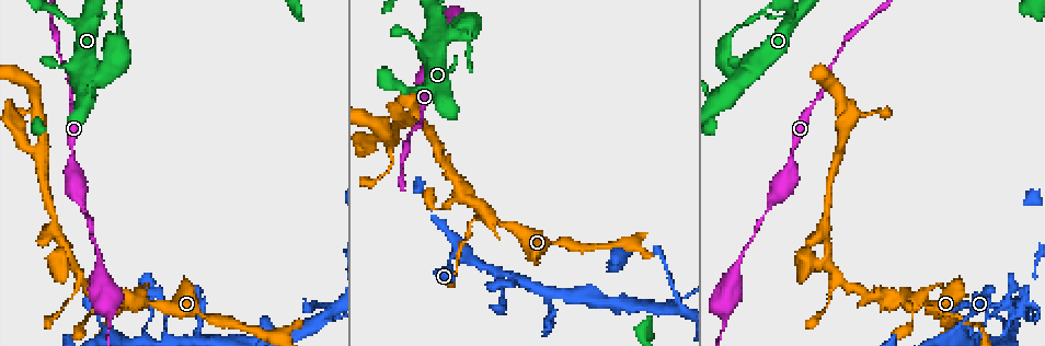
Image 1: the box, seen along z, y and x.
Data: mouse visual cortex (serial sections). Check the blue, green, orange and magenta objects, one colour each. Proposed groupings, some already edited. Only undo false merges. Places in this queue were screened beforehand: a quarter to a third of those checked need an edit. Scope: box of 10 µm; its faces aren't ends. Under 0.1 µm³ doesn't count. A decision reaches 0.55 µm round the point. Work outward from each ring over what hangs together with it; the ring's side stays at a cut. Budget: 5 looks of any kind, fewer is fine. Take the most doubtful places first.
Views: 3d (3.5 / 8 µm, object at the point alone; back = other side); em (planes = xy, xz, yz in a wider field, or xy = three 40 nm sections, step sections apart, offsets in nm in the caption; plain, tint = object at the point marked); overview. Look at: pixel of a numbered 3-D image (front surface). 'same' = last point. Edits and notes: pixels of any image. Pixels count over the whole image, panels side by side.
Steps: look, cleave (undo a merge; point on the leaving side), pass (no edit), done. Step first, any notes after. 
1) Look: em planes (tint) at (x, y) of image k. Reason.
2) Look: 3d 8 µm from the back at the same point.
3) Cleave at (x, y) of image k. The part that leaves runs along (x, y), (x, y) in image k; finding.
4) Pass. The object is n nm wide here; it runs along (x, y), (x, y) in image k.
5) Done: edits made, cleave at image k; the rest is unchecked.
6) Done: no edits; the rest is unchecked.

Look: 3d 3.5 µm at (667, 312) of image 1. Arms part here.

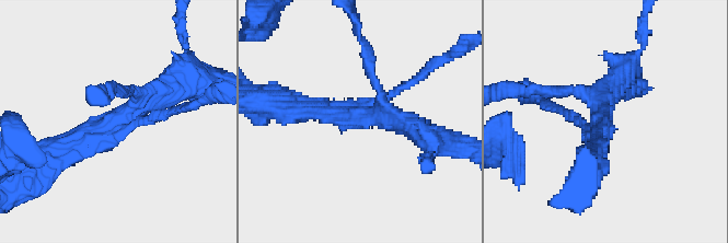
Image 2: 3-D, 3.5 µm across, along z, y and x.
Look: em xy step 1 (tint) at (114, 124) of image 2.

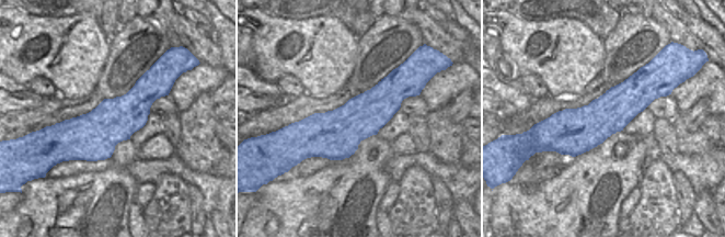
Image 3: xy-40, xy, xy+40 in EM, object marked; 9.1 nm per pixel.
Pass. It runs along (52, 153), (92, 140), (170, 83) in image 2; one cell here.

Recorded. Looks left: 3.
Look: 3d 3.5 µm at (481, 204) of image 1. Side arm on a straight run.

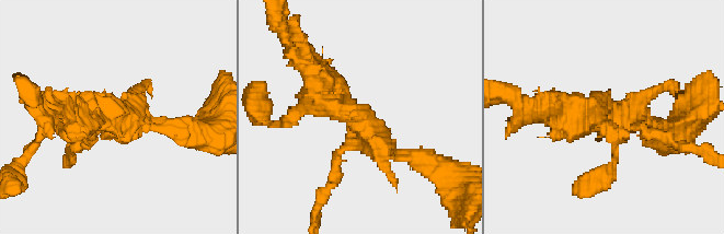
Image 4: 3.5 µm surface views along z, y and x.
Look: em xy step 1 (tint) at (112, 118) of image 4. Now the EM.

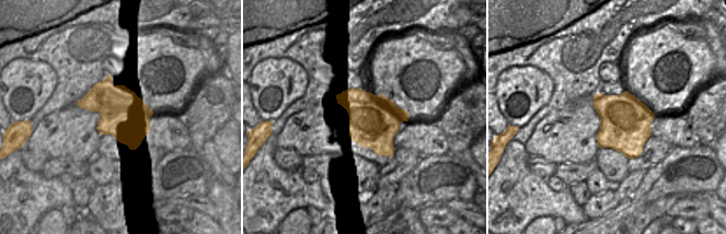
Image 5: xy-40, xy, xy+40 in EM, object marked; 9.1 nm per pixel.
Cleave at (81, 145) of image 4. The object is 460 nm wide here; the part that leaves runs along (340, 152), (317, 219) in image 4; two cells meet here.

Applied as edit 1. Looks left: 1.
Done: edits made, cleave at image 4; the rest is unchecked.

